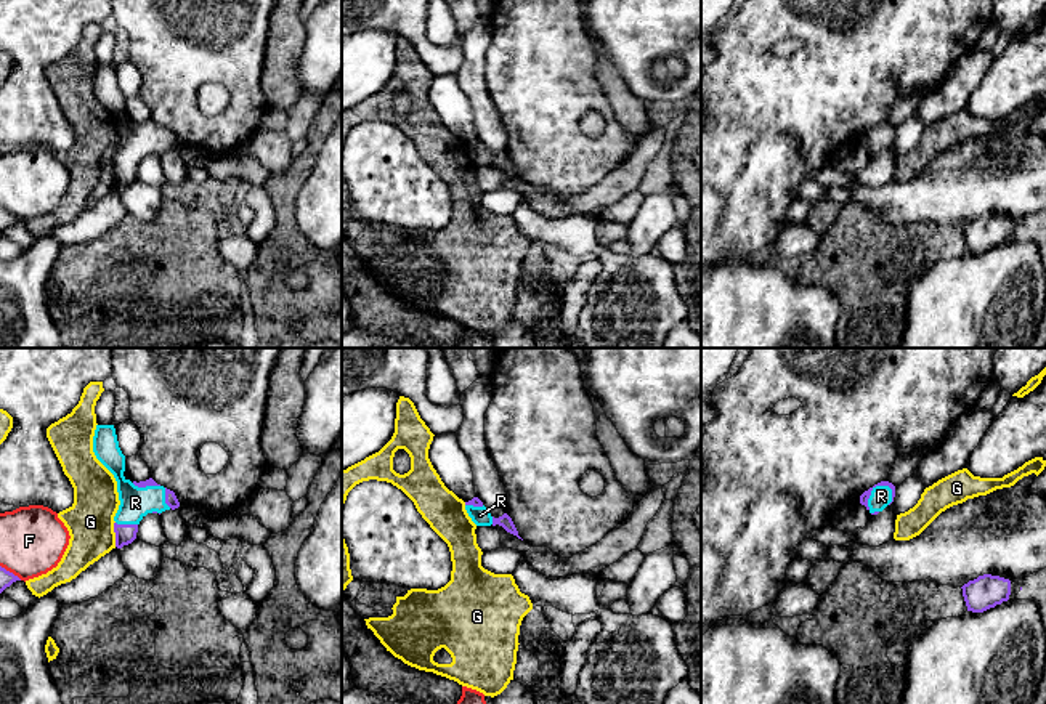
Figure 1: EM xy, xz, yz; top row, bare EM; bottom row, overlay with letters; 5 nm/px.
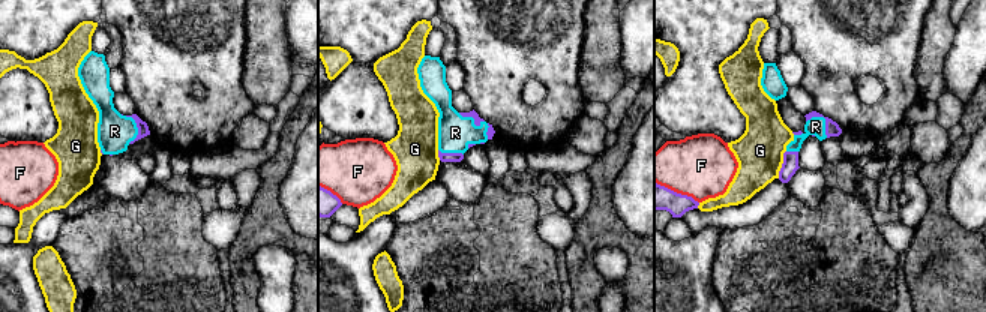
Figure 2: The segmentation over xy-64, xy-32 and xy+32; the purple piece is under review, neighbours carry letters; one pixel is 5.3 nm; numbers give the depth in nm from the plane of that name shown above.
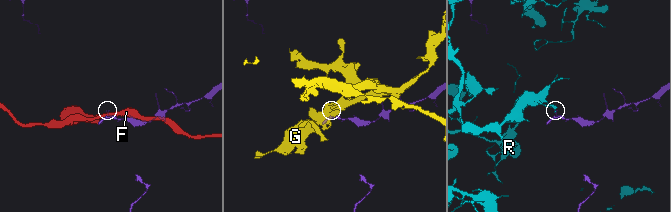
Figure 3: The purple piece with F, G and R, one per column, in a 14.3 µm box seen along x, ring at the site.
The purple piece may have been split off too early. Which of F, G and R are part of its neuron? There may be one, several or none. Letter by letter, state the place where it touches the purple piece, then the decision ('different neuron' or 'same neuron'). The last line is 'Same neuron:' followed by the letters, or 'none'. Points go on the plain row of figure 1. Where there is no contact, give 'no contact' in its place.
F: meets purple in xy at (12, 214); different neuron
G: meets purple in xy at (116, 175); different neuron
R: meets purple in yz at (870, 133); different neuron
Same neuron: none

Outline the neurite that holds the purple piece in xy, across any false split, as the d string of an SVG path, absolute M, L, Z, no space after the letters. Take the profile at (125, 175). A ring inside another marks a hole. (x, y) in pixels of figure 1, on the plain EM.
M114 164L114 173L116 173L116 188L122 189L124 186L128 186L136 180L138 165Z

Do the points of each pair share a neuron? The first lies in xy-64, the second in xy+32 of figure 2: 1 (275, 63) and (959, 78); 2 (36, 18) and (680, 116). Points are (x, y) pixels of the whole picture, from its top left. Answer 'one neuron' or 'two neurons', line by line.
1: two neurons
2: one neuron

